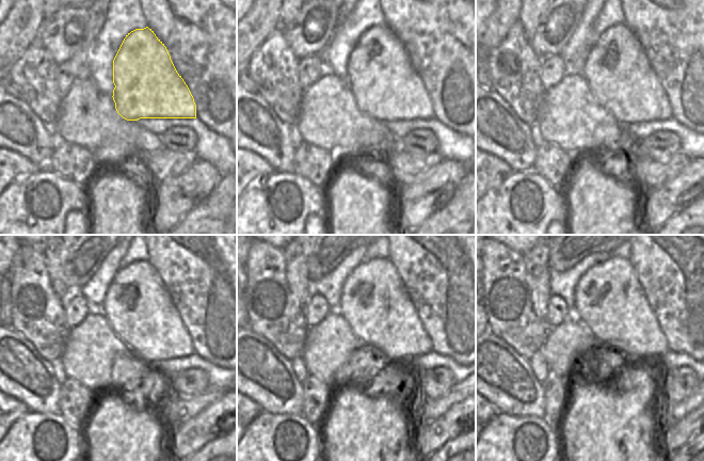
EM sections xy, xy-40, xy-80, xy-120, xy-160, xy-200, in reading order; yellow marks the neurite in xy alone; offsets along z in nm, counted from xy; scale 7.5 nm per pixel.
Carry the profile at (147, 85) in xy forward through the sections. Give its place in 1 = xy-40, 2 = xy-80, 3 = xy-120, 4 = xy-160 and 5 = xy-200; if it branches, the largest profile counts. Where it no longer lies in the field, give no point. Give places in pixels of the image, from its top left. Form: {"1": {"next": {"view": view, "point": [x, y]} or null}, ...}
{"1": {"next": {"view": "xy-40", "point": [385, 85]}}, "2": {"next": {"view": "xy-80", "point": [617, 69]}}, "3": {"next": {"view": "xy-120", "point": [138, 306]}}, "4": {"next": {"view": "xy-160", "point": [374, 302]}}, "5": {"next": {"view": "xy-200", "point": [609, 299]}}}

